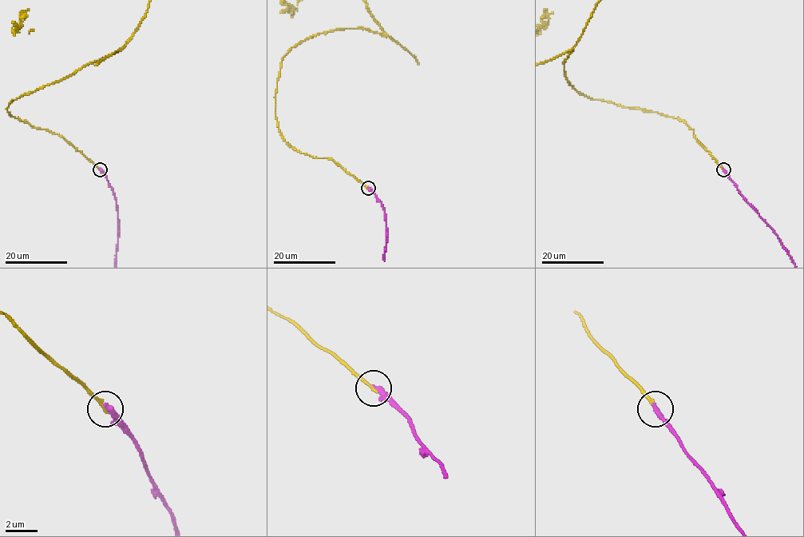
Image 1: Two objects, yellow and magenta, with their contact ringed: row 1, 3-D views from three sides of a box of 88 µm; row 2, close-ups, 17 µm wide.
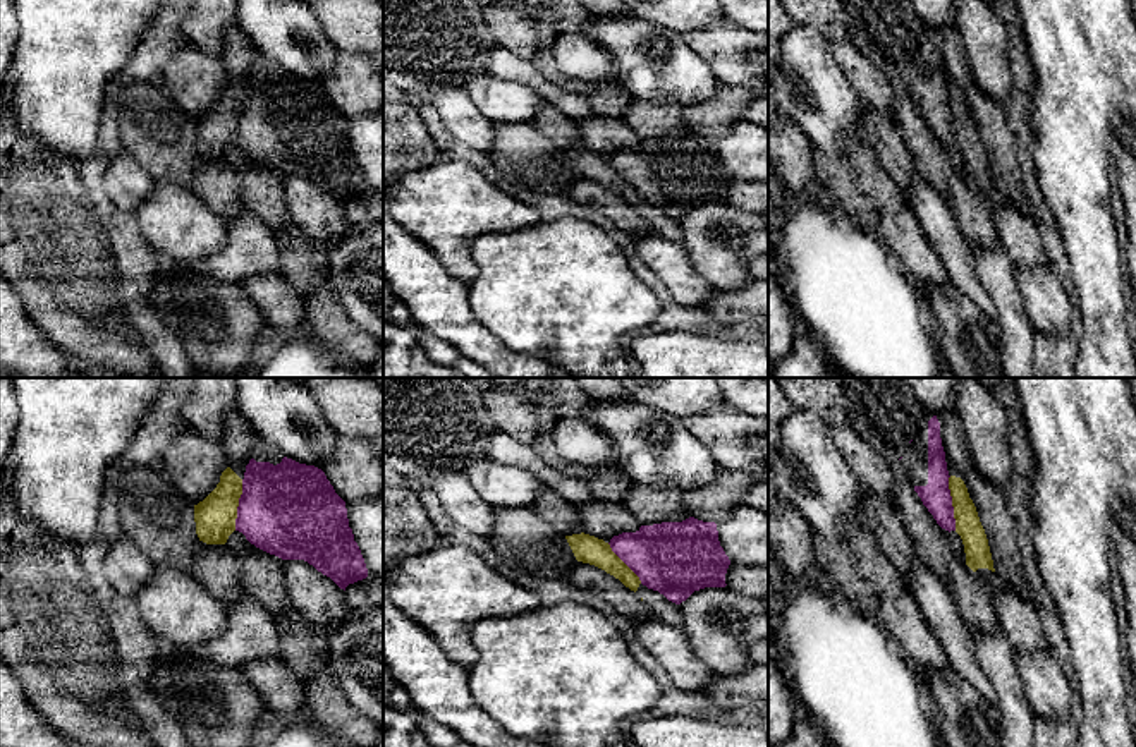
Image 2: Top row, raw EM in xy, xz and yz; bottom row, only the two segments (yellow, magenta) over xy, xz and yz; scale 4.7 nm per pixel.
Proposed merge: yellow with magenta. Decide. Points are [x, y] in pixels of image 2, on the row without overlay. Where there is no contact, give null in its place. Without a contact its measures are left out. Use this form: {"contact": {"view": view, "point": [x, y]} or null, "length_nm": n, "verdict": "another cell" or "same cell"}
{"contact": {"view": "yz", "point": [952, 119]}, "length_nm": 260, "verdict": "another cell"}

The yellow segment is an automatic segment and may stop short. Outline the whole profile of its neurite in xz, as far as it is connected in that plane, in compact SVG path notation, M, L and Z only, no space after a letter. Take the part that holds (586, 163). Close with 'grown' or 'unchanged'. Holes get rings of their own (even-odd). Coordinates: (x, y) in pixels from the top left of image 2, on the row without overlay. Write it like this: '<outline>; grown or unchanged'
M584 148L565 151L565 155L577 177L595 180L614 191L646 218L655 234L665 240L682 244L684 235L679 222L658 206L643 201L639 192L612 167L608 158Z; grown

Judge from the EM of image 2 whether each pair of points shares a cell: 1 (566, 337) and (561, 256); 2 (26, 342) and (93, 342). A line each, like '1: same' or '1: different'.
1: same
2: different

